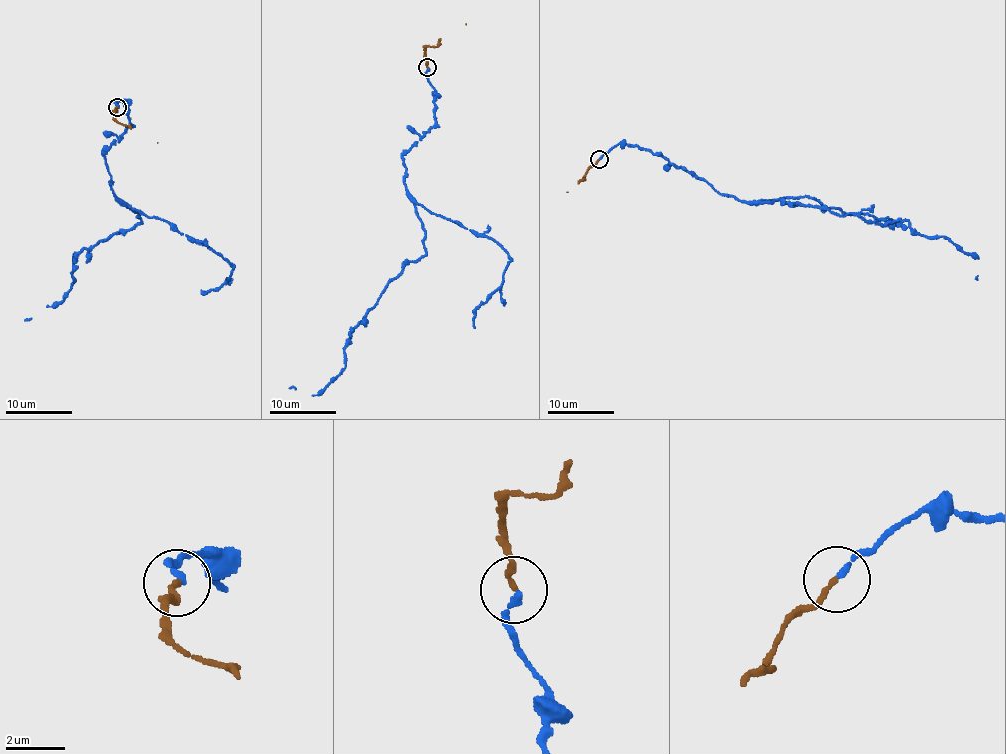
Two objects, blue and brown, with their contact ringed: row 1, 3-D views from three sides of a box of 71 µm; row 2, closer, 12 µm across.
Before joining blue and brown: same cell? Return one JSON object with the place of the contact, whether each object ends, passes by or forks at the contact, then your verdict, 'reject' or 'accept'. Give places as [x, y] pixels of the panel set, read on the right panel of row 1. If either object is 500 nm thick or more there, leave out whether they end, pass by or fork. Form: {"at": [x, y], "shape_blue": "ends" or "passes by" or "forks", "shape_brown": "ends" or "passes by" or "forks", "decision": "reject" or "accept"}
{"at": [599, 159], "shape_blue": "ends", "shape_brown": "ends", "decision": "accept"}

